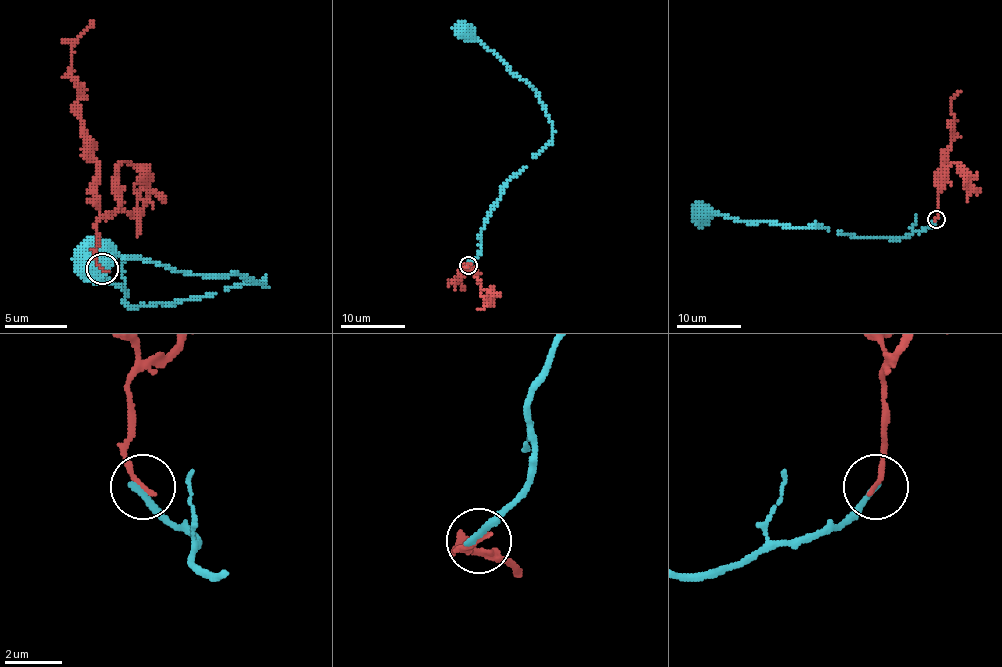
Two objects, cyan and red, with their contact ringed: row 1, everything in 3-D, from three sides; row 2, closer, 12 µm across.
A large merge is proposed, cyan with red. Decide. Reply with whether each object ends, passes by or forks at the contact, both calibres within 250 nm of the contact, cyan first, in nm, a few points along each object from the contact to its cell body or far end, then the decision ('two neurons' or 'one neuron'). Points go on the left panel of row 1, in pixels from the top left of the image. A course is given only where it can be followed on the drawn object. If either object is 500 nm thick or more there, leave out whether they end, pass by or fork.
cyan ends there; red ends there; 240 nm thick on the cyan side, 190 nm on the other; cyan runs (103, 271), (125, 302), (147, 306), (265, 287), (237, 274), (90, 259); red runs (103, 268), (96, 262), (93, 143), (81, 127), (78, 80), (71, 74), (71, 43), (93, 21); two neurons

